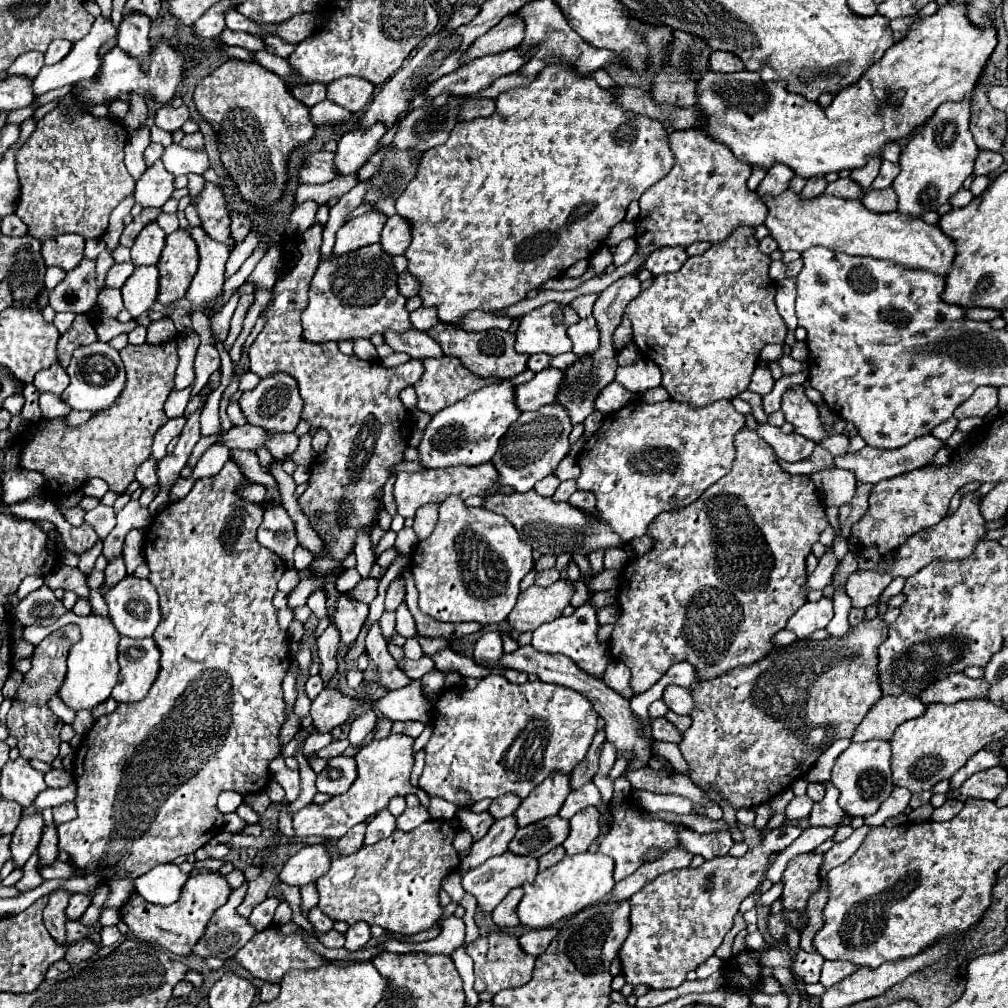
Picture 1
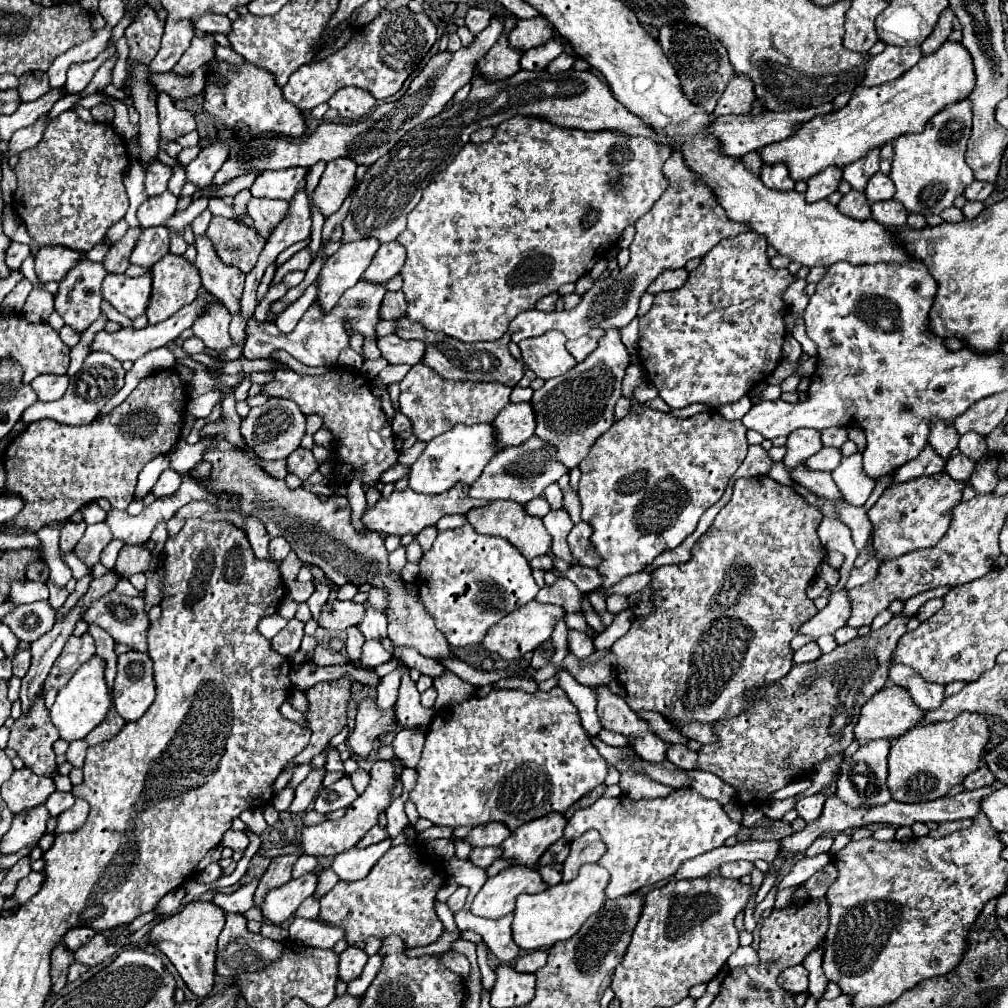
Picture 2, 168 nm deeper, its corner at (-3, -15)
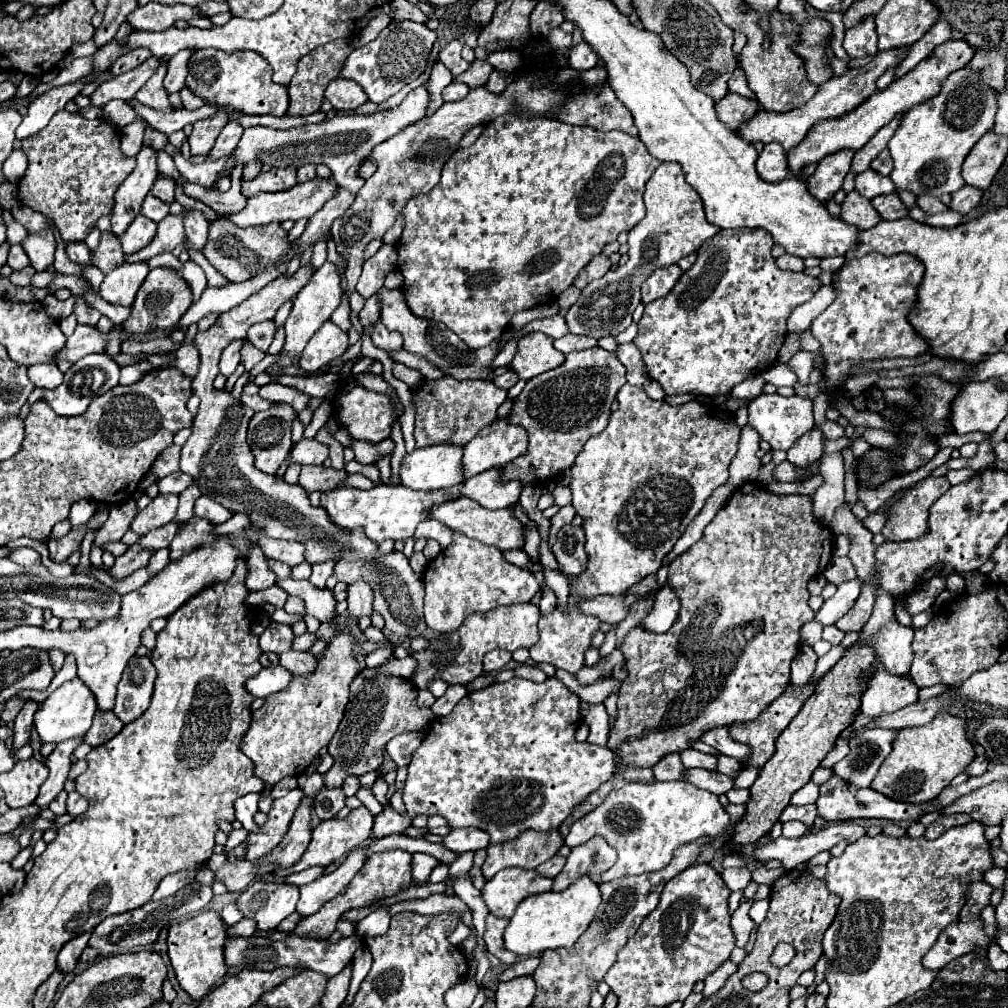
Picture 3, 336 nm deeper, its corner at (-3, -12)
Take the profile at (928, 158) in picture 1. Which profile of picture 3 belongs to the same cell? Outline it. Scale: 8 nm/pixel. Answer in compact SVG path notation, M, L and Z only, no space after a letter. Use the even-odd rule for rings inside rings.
M969 65L963 69L953 71L943 83L939 95L935 95L929 101L923 101L921 105L913 105L901 119L899 129L889 141L889 151L893 157L893 173L891 179L899 189L911 191L913 195L931 193L935 197L941 197L943 193L955 193L963 187L961 177L961 165L973 145L993 127L997 111L997 91L981 81L981 73L971 69Z

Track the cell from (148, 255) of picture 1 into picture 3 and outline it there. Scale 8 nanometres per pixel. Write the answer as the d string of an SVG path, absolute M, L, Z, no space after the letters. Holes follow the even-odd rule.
M137 215L135 221L127 227L127 231L121 235L121 247L125 253L135 253L139 249L143 249L147 243L151 243L151 239L155 237L157 231L157 223L149 221L143 215Z

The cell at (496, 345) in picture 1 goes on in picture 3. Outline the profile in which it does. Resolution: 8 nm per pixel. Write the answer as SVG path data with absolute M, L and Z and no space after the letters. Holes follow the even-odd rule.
M381 287L377 291L377 297L381 301L381 321L385 323L385 327L389 331L397 331L403 335L405 341L405 349L417 355L423 355L429 363L433 363L435 367L439 367L443 373L455 377L457 381L467 381L467 379L483 379L491 373L489 365L493 361L493 357L499 351L499 341L493 341L491 345L483 347L483 349L469 349L451 329L447 329L445 325L437 323L437 321L427 321L421 317L415 317L409 307L405 305L405 295L401 289L385 289Z

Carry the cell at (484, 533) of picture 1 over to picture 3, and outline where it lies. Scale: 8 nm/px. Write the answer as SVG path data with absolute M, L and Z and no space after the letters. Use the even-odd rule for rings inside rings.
M455 533L453 545L443 549L429 561L425 573L425 623L429 629L447 633L461 625L471 613L487 613L499 605L527 603L539 591L539 583L531 571L505 561L497 547L483 545L461 533Z

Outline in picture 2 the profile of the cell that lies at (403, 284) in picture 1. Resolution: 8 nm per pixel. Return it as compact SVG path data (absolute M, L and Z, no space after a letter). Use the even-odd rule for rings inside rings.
M387 292L385 300L381 304L381 318L383 320L399 320L401 316L405 316L405 294L399 292Z

